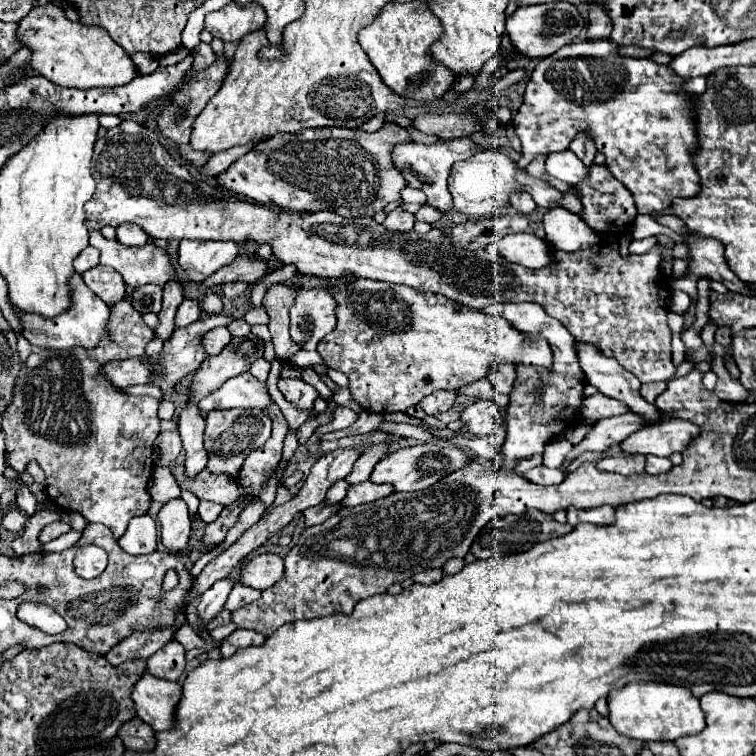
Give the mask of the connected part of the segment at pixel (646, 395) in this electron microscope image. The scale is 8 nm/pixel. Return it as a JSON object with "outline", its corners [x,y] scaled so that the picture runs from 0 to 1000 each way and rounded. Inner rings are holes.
{"outline":[[[861,505],[848,509],[847,521],[852,529],[857,532],[865,532],[870,521],[876,521],[881,516],[881,505]]]}

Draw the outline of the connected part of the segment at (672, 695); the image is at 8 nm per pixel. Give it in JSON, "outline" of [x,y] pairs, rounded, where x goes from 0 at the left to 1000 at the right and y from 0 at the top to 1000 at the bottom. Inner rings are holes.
{"outline":[[[836,902],[820,913],[810,913],[804,921],[807,934],[807,955],[815,968],[857,981],[876,981],[876,979],[894,979],[899,974],[926,971],[931,966],[931,942],[926,929],[910,910],[876,905],[876,902]]]}

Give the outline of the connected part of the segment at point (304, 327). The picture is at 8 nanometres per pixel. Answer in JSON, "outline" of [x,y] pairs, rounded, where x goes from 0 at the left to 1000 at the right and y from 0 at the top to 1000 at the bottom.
{"outline":[[[429,381],[407,386],[394,384],[392,402],[384,407],[384,444],[402,463],[418,463],[418,455],[444,434],[444,399]]]}

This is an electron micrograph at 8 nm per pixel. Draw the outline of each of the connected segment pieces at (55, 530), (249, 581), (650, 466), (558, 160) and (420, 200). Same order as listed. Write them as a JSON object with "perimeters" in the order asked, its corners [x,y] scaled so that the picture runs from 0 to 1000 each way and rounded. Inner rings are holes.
{"perimeters":[[[[69,690],[69,693],[63,693],[63,696],[53,704],[50,717],[53,717],[53,720],[61,720],[61,717],[66,717],[66,714],[82,709],[82,706],[87,706],[87,704],[93,704],[93,696],[90,696],[87,690]]],[[[344,733],[331,741],[331,746],[320,754],[315,770],[349,780],[376,765],[376,738],[368,733]]],[[[854,603],[854,624],[857,627],[878,627],[889,619],[889,611],[884,606],[870,603]]],[[[754,198],[725,204],[722,228],[730,235],[738,235],[757,246],[765,246],[767,241],[778,238],[778,220]]],[[[537,247],[530,253],[532,265],[536,269],[565,270],[565,259],[558,251]]]]}

